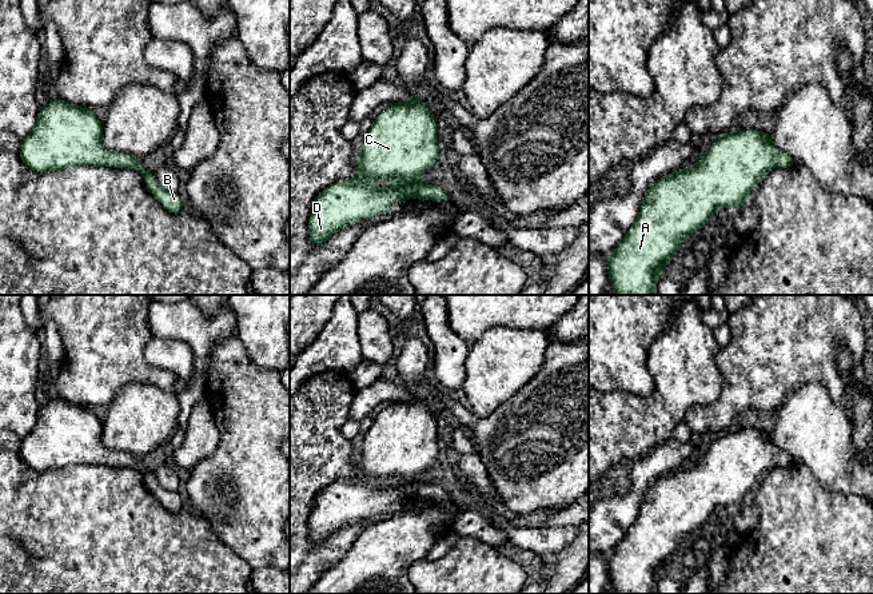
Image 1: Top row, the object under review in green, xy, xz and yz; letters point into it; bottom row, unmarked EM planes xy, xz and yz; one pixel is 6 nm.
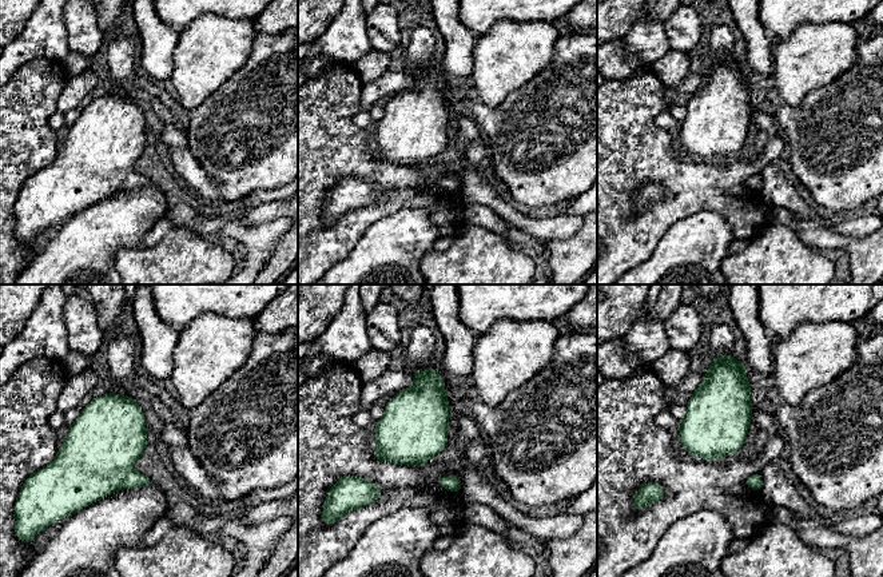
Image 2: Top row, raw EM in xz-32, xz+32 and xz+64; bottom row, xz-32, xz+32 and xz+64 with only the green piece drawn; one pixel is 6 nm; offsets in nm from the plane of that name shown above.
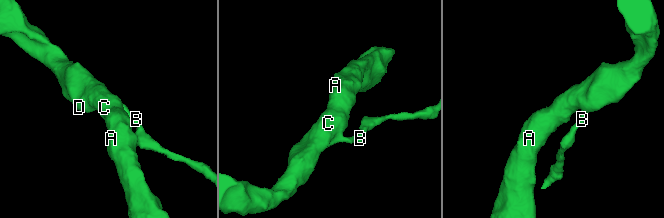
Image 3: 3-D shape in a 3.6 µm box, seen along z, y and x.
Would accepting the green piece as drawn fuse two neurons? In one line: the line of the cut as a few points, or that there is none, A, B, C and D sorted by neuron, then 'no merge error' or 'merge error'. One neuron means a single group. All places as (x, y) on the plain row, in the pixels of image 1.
cut none; groups A B C D; no merge error

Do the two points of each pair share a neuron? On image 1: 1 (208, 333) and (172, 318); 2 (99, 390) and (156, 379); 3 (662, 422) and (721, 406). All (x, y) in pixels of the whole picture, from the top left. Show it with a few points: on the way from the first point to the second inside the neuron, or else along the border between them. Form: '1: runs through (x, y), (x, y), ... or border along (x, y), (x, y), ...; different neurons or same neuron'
1: runs through (199, 331), (182, 321); same neuron
2: runs through (114, 375), (142, 374); same neuron
3: border along (713, 401), (705, 405), (694, 405), (684, 419); different neurons

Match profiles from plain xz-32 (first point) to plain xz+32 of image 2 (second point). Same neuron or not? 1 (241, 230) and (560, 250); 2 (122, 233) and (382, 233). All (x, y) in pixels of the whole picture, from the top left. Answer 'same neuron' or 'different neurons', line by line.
1: different neurons
2: same neuron

